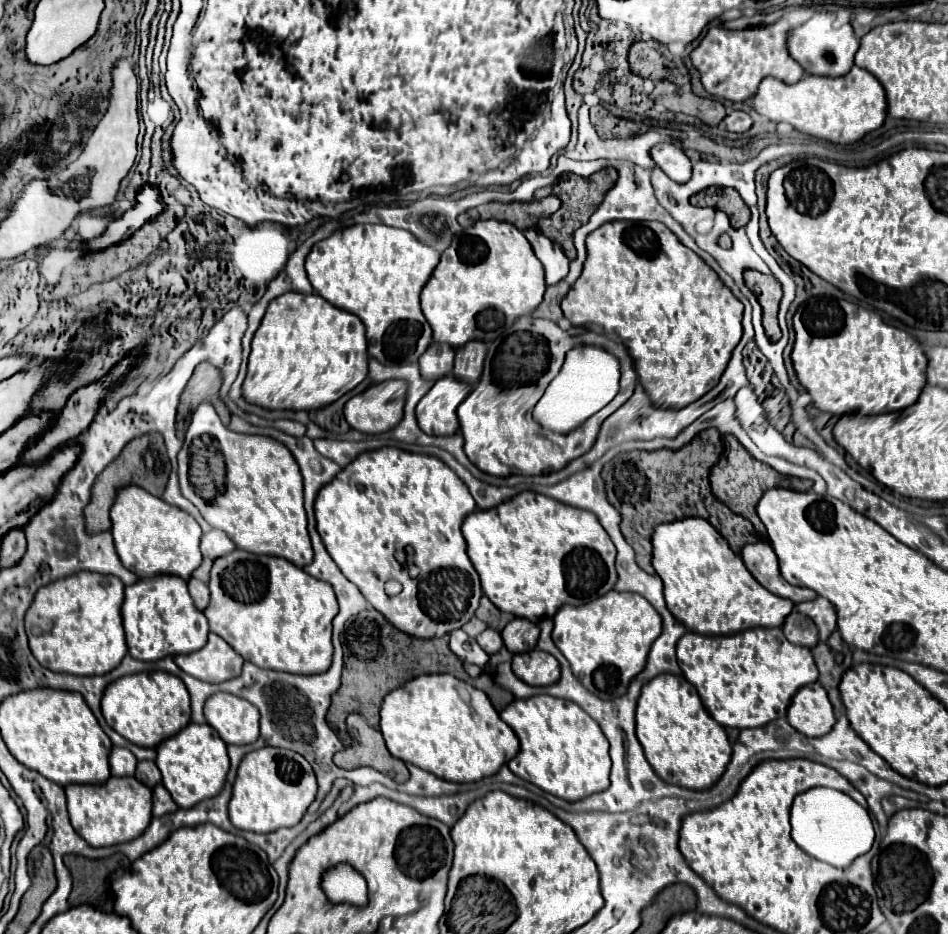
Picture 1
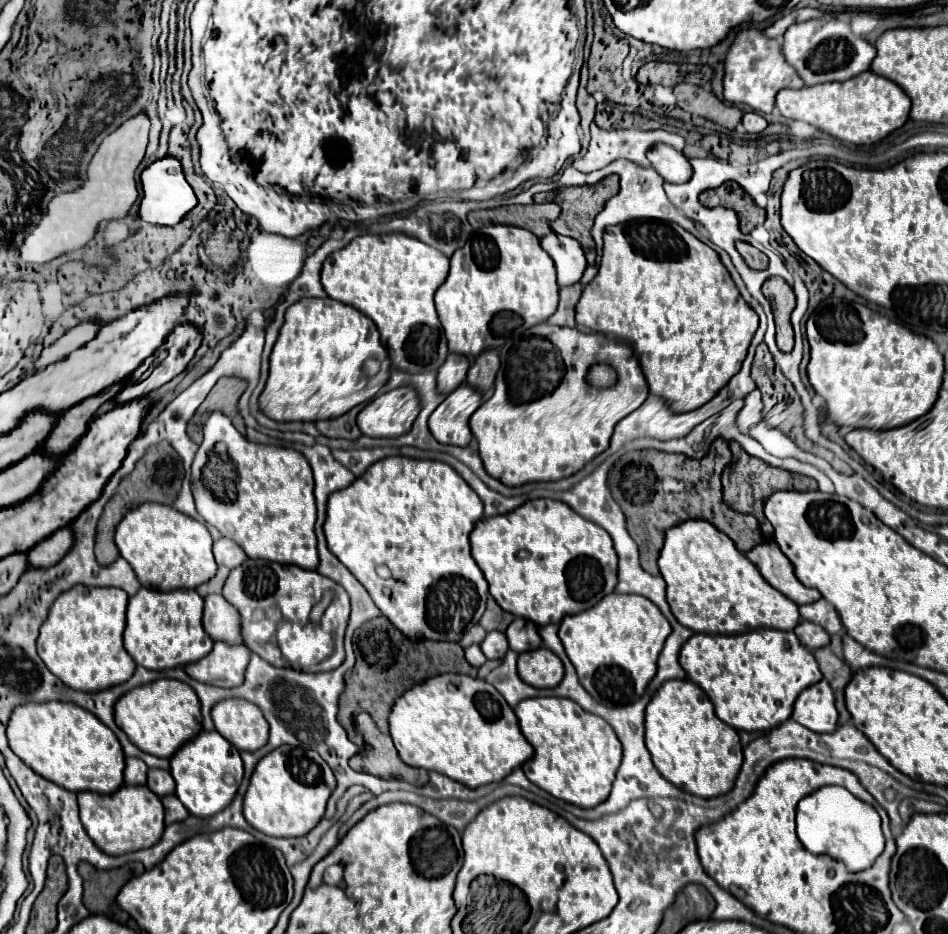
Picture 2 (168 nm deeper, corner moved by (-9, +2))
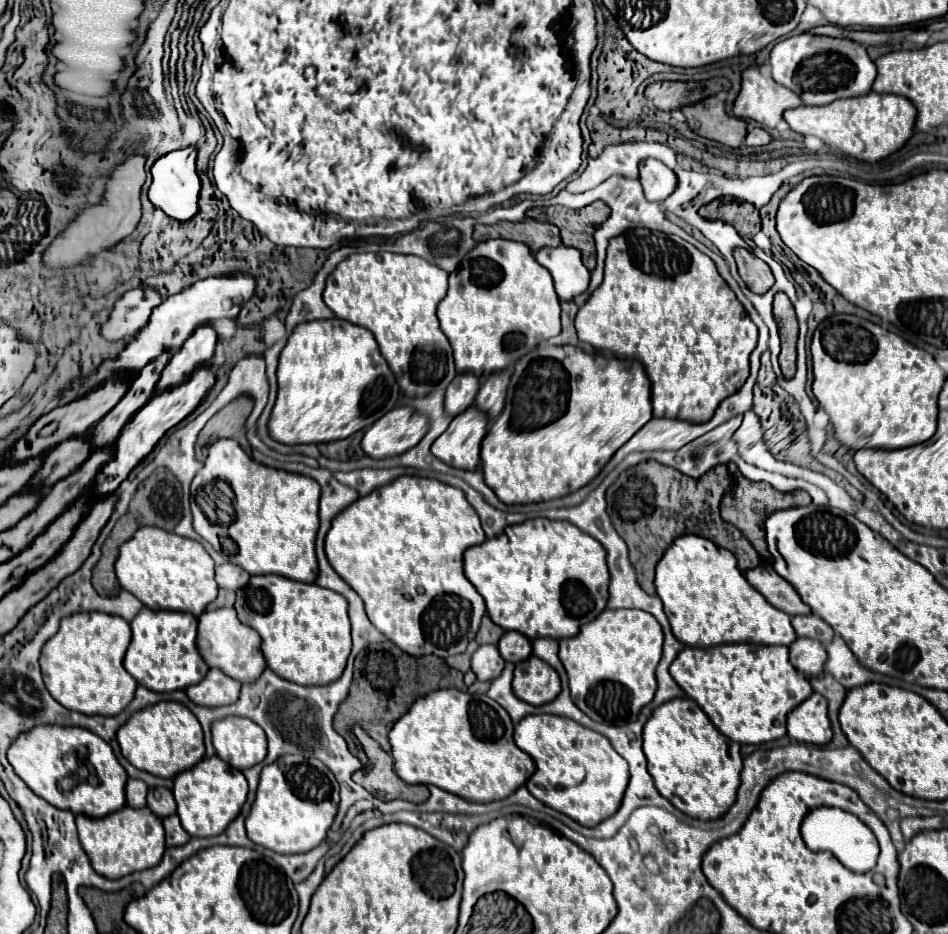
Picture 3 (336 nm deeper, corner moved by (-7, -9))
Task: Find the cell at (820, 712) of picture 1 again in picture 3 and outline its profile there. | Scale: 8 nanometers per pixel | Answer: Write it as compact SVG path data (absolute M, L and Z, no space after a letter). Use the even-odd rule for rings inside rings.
M812 693L788 715L788 735L800 743L826 745L832 739L832 725L828 719L828 703L822 695Z

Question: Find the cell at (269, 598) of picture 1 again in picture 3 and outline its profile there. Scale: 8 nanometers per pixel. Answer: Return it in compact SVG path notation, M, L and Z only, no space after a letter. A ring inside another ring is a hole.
M252 575L250 583L242 587L242 591L236 591L234 609L240 621L250 625L260 635L264 661L278 677L298 685L328 685L342 675L350 653L350 619L348 603L340 593L314 583L298 583L282 575Z

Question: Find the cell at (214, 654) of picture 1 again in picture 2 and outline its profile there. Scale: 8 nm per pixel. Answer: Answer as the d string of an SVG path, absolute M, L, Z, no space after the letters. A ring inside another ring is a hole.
M216 642L212 652L198 660L196 664L188 664L186 674L198 682L234 688L244 682L244 672L250 660L250 652L246 646L228 646L224 642Z

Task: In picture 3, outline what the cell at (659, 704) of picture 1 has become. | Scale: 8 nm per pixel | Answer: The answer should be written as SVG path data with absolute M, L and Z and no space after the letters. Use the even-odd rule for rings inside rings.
M672 699L652 711L644 725L644 755L648 759L648 773L660 795L686 815L694 819L718 819L736 801L742 771L740 745L732 739L722 739L722 733L692 699Z

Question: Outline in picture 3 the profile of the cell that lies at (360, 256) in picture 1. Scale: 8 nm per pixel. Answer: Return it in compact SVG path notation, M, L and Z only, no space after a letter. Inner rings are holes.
M352 253L348 255L326 279L324 303L334 311L338 319L346 319L360 327L366 327L376 337L382 351L452 351L446 335L442 333L436 317L436 305L448 291L447 271L420 259L416 255L400 253Z

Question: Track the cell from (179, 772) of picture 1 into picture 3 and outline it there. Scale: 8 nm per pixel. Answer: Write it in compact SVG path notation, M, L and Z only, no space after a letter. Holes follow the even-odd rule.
M218 755L204 757L194 767L178 773L174 777L174 797L178 805L178 817L182 827L192 837L212 837L226 829L226 825L240 813L242 803L246 801L248 783L244 775L232 765L224 763Z

